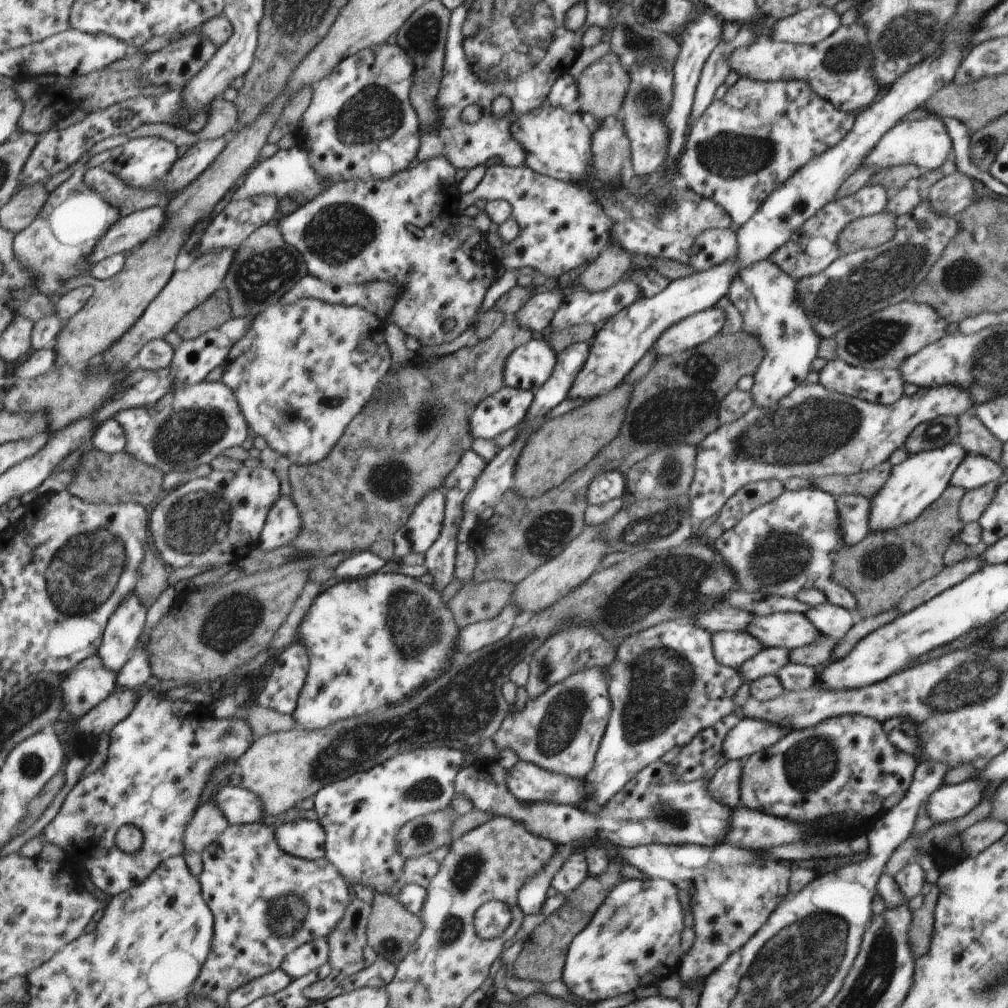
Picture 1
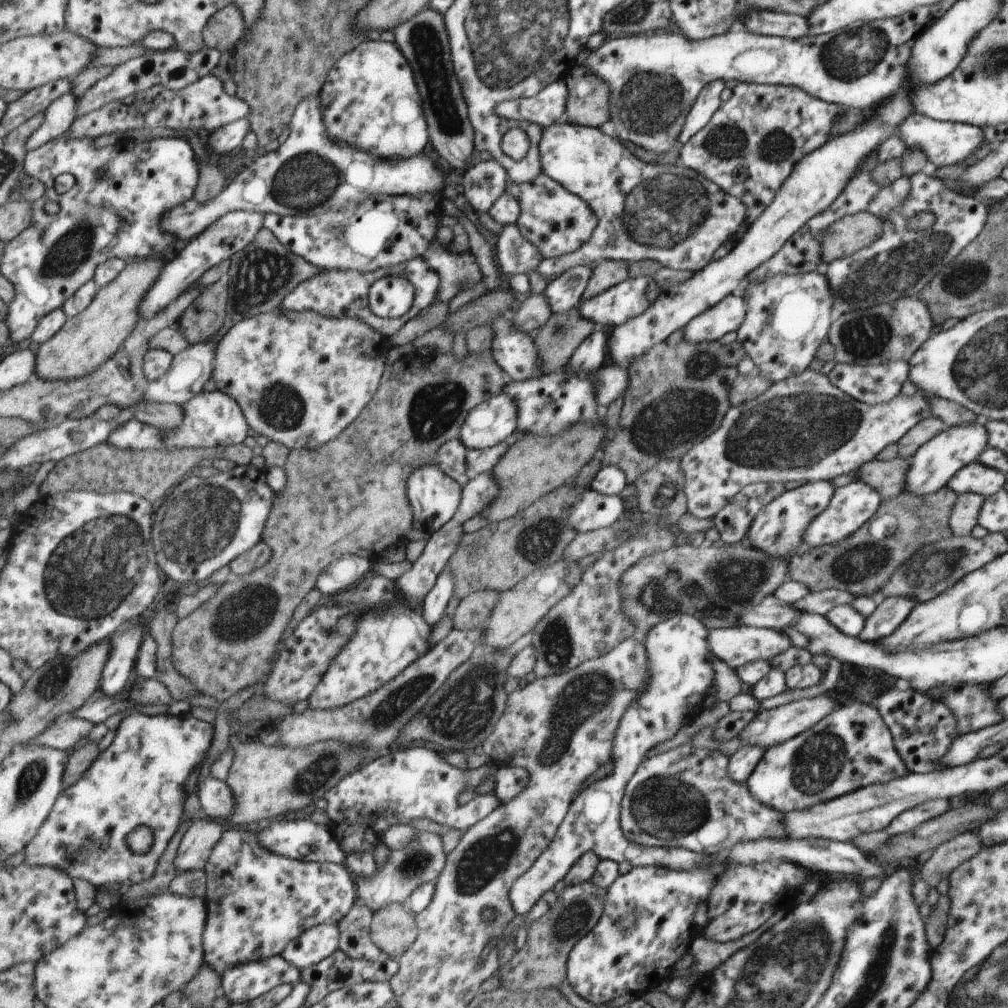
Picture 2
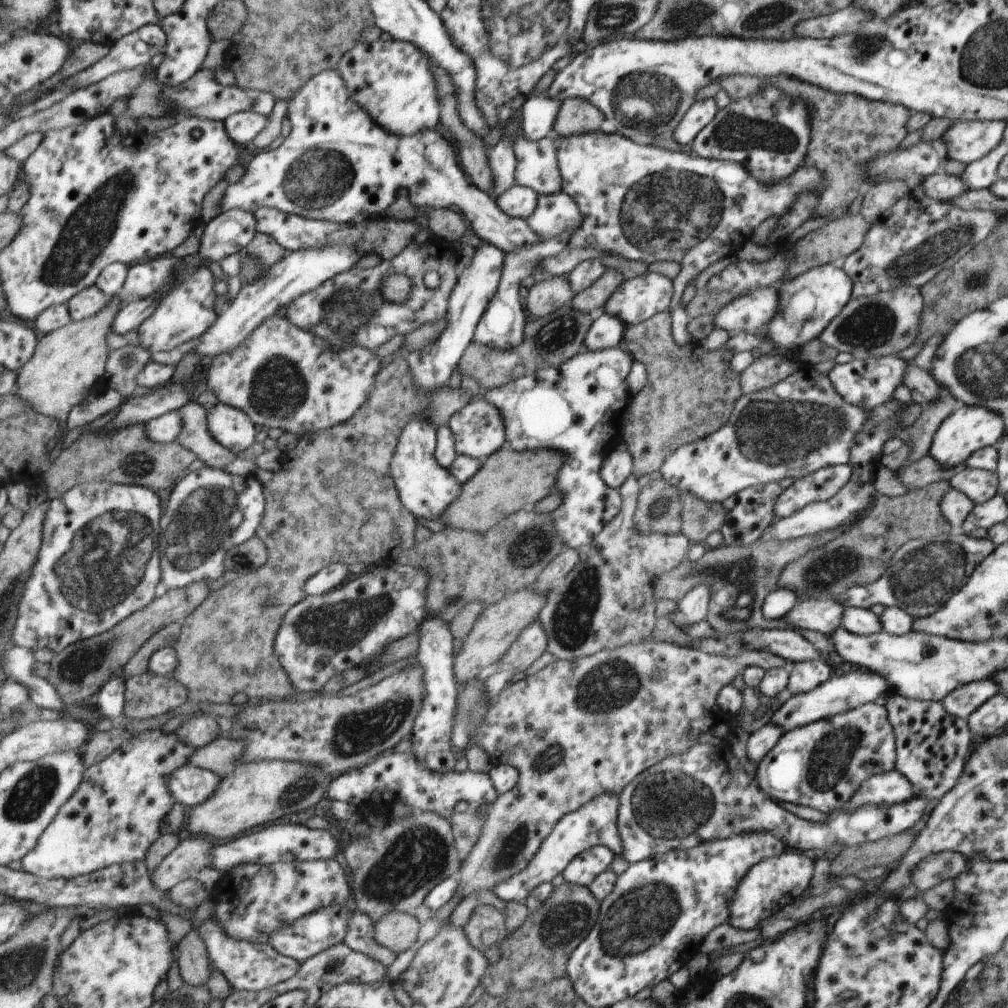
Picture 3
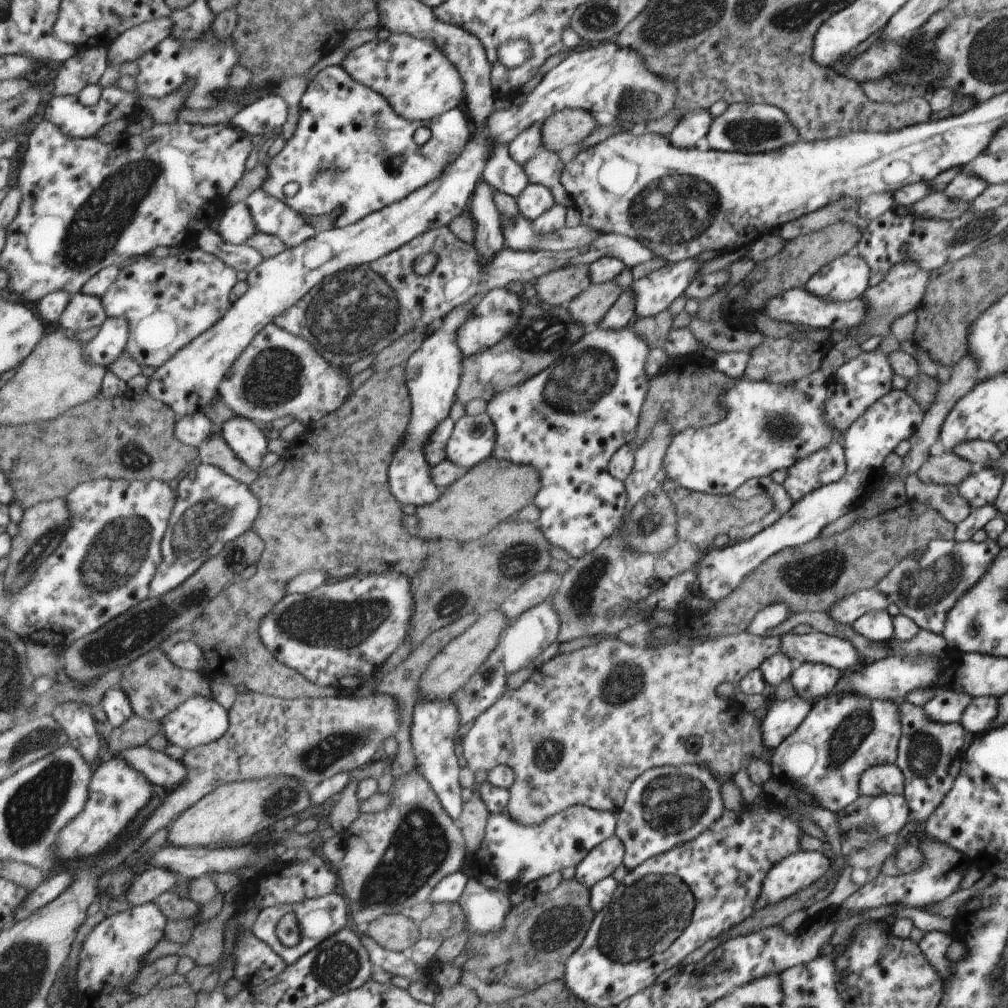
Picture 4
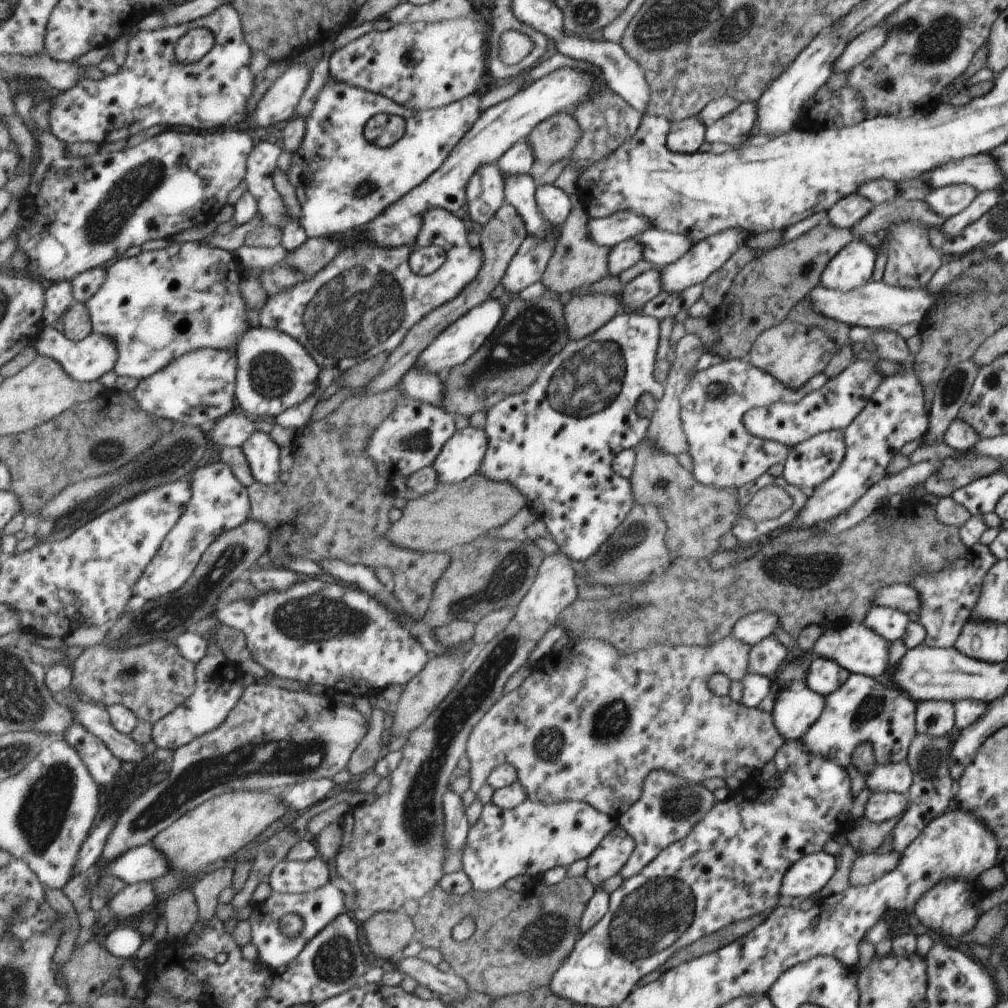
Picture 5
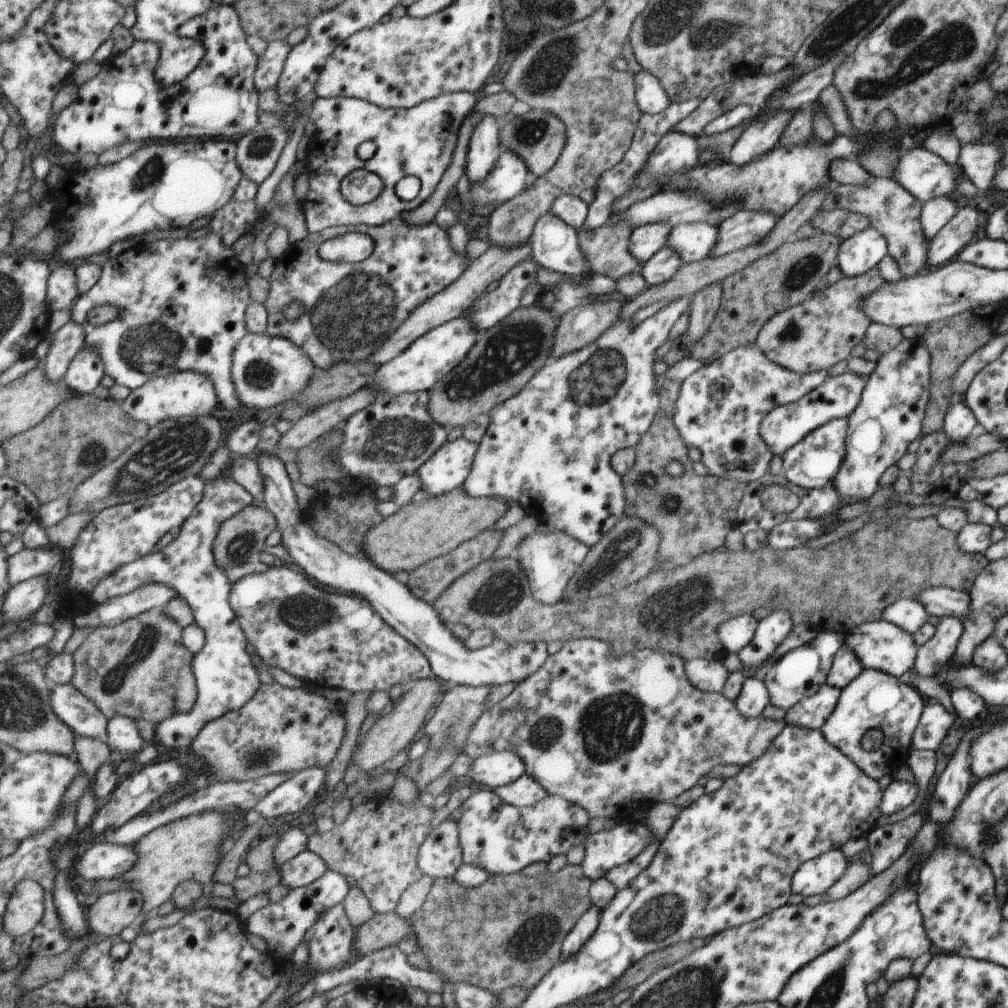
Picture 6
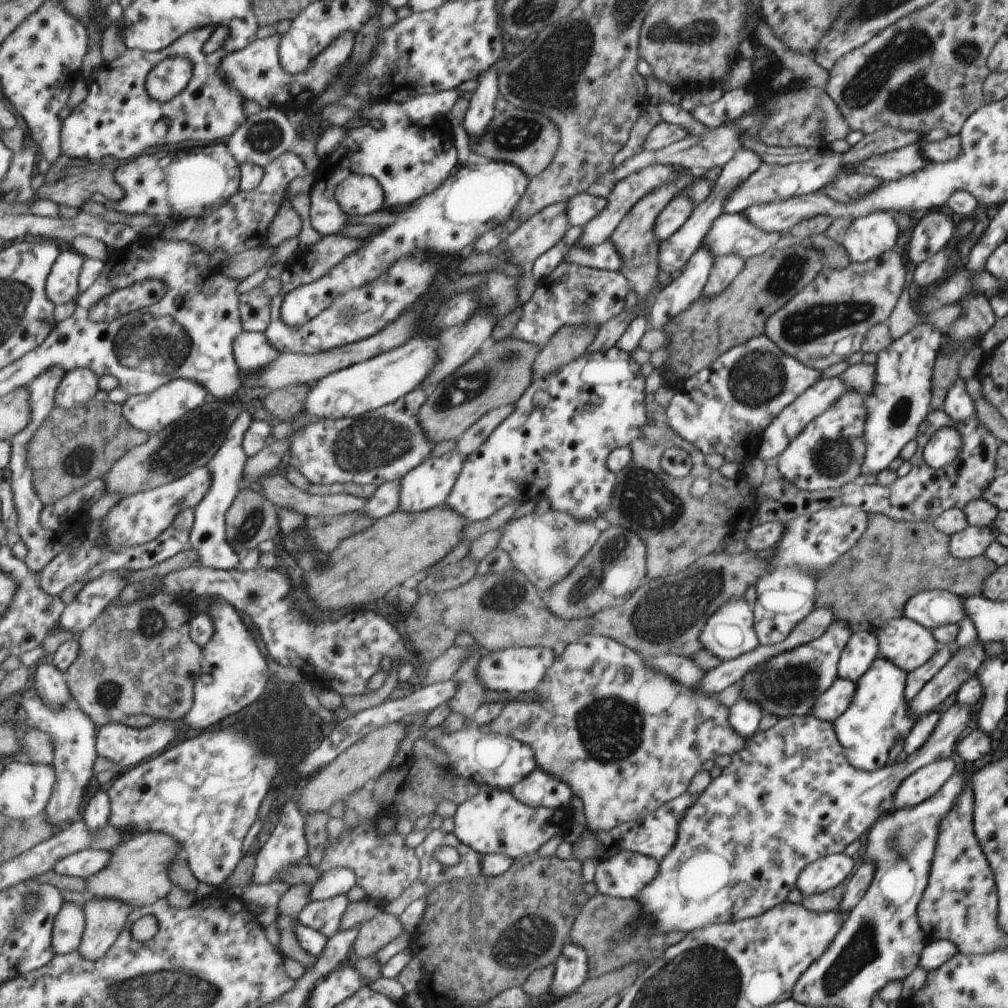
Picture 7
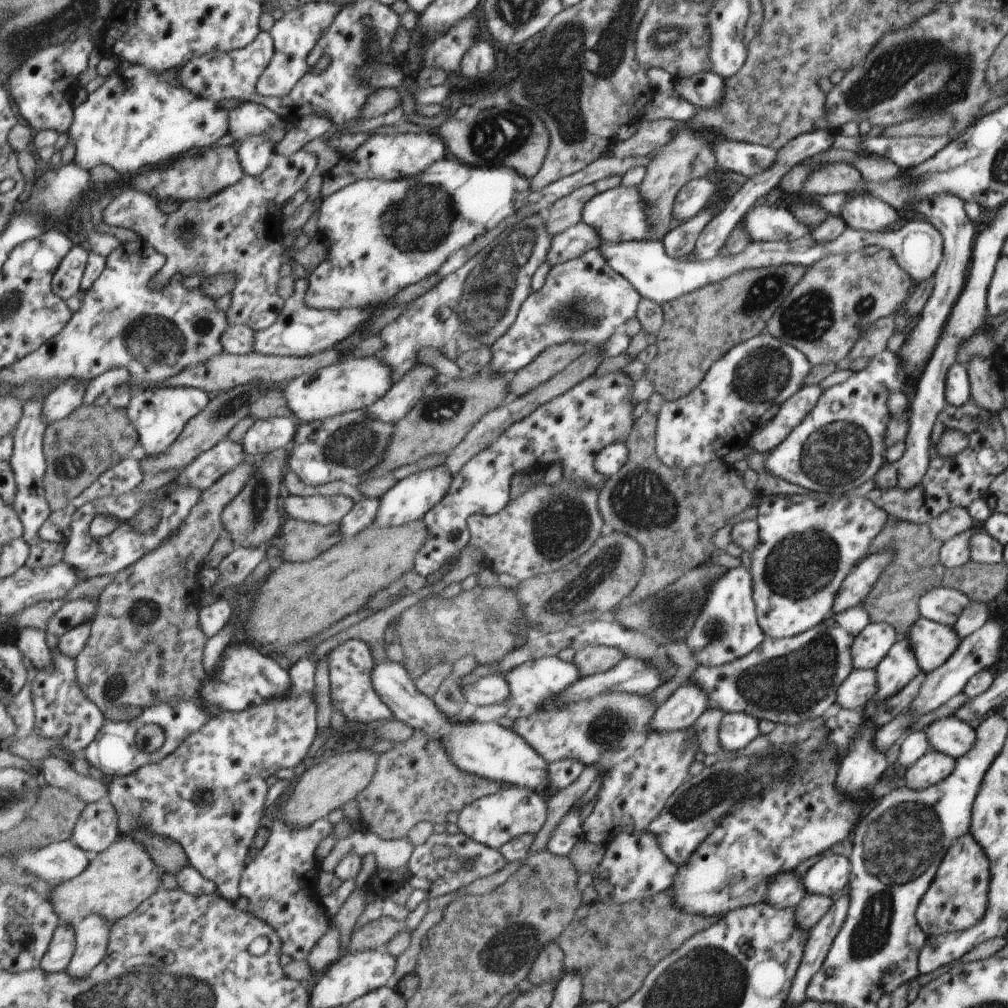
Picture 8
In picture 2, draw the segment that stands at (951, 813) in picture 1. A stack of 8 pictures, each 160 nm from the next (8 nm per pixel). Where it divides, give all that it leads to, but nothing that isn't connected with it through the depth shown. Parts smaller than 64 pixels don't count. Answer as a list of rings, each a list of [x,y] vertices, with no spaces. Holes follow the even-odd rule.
[[[927,800],[923,804],[913,806],[899,814],[894,821],[889,822],[883,830],[889,835],[897,835],[915,829],[933,818],[943,814],[950,808],[950,800]]]

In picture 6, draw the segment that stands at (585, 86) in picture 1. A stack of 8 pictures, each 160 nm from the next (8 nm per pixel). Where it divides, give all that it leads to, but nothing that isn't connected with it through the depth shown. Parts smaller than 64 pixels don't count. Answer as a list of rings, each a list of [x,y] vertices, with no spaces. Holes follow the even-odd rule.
[[[530,109],[522,115],[507,116],[502,124],[501,142],[506,145],[507,150],[511,149],[526,160],[532,177],[538,178],[547,174],[560,158],[565,146],[567,134],[562,120],[549,111]]]

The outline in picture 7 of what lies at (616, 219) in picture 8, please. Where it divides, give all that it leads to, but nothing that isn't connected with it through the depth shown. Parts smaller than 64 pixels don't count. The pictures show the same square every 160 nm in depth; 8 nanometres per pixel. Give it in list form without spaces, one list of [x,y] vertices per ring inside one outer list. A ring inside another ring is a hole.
[[[579,193],[566,199],[564,213],[568,226],[581,228],[587,221],[593,220],[606,206],[606,200],[587,193]]]

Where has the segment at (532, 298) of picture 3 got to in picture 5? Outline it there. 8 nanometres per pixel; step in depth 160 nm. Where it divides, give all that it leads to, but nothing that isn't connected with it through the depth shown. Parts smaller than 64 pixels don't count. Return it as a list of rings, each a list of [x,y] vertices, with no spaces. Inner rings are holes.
[[[571,193],[570,212],[561,226],[561,236],[554,246],[553,256],[549,260],[547,270],[543,275],[541,282],[551,292],[563,294],[571,292],[575,288],[587,289],[593,285],[603,275],[607,275],[610,247],[595,244],[586,235],[586,220],[588,216],[583,210],[582,202],[575,193]]]

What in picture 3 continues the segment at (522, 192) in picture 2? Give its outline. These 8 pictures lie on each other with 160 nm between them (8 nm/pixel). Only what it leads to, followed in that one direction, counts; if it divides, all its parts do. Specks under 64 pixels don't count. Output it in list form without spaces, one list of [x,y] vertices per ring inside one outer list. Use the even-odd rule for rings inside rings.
[[[562,191],[557,194],[540,194],[539,208],[527,223],[535,232],[546,236],[559,236],[567,231],[575,231],[582,222],[582,212],[578,204]]]

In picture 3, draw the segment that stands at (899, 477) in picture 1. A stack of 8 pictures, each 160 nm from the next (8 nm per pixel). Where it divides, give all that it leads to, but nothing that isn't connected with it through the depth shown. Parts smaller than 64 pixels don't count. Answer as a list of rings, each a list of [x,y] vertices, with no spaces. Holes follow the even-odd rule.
[[[961,405],[939,424],[937,431],[933,434],[927,455],[933,458],[939,466],[957,470],[963,466],[972,453],[975,453],[975,450],[996,445],[1005,433],[1005,428],[1003,416],[981,406]]]

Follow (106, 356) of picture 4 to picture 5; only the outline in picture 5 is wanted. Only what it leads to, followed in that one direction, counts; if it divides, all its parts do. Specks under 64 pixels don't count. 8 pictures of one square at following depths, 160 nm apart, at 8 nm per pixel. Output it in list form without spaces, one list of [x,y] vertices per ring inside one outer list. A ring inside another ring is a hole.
[[[46,325],[42,330],[35,348],[38,354],[50,356],[60,362],[75,380],[81,382],[99,380],[103,374],[114,370],[120,353],[116,344],[106,334],[93,332],[87,338],[77,342],[67,338],[64,332],[59,332],[57,328],[52,328],[50,325]]]

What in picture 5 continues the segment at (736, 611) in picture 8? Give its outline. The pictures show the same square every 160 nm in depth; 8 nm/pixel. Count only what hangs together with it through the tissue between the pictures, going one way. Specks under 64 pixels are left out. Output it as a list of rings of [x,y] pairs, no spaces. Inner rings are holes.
[[[766,610],[752,611],[751,614],[747,614],[734,626],[734,632],[731,636],[747,643],[749,646],[753,646],[755,643],[771,636],[773,629],[780,622],[781,620],[775,613]]]

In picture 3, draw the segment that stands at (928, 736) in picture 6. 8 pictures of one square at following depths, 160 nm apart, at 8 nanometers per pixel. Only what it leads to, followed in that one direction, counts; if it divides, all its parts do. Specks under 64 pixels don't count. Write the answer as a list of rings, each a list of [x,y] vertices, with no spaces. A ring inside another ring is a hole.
[[[983,680],[983,682],[967,682],[967,685],[959,686],[958,689],[951,690],[947,697],[941,701],[943,710],[951,718],[959,718],[967,721],[967,718],[977,709],[985,700],[999,693],[999,686],[993,680]]]

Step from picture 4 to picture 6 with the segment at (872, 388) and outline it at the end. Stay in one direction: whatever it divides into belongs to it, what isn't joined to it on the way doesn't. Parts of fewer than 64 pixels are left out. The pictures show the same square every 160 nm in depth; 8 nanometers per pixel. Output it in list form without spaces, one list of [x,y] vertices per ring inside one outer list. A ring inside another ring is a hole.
[[[851,372],[828,376],[817,389],[798,398],[797,401],[771,409],[763,418],[762,424],[758,426],[758,433],[763,437],[763,442],[769,449],[781,457],[788,448],[797,444],[818,426],[835,419],[849,417],[861,402],[866,385],[867,378]]]

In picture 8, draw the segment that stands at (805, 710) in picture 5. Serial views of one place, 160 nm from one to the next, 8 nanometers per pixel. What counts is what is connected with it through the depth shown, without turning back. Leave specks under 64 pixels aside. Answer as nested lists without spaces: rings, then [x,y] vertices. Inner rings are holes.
[[[874,669],[853,670],[846,680],[838,686],[834,702],[841,709],[862,708],[869,702],[876,686],[877,675],[874,674]]]

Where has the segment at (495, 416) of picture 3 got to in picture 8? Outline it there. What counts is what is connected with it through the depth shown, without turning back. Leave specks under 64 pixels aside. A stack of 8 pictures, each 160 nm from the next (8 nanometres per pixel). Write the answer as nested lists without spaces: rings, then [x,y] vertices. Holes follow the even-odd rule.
[[[443,463],[401,479],[382,496],[381,508],[375,524],[384,527],[401,526],[425,518],[426,514],[446,497],[453,476],[448,466]]]

